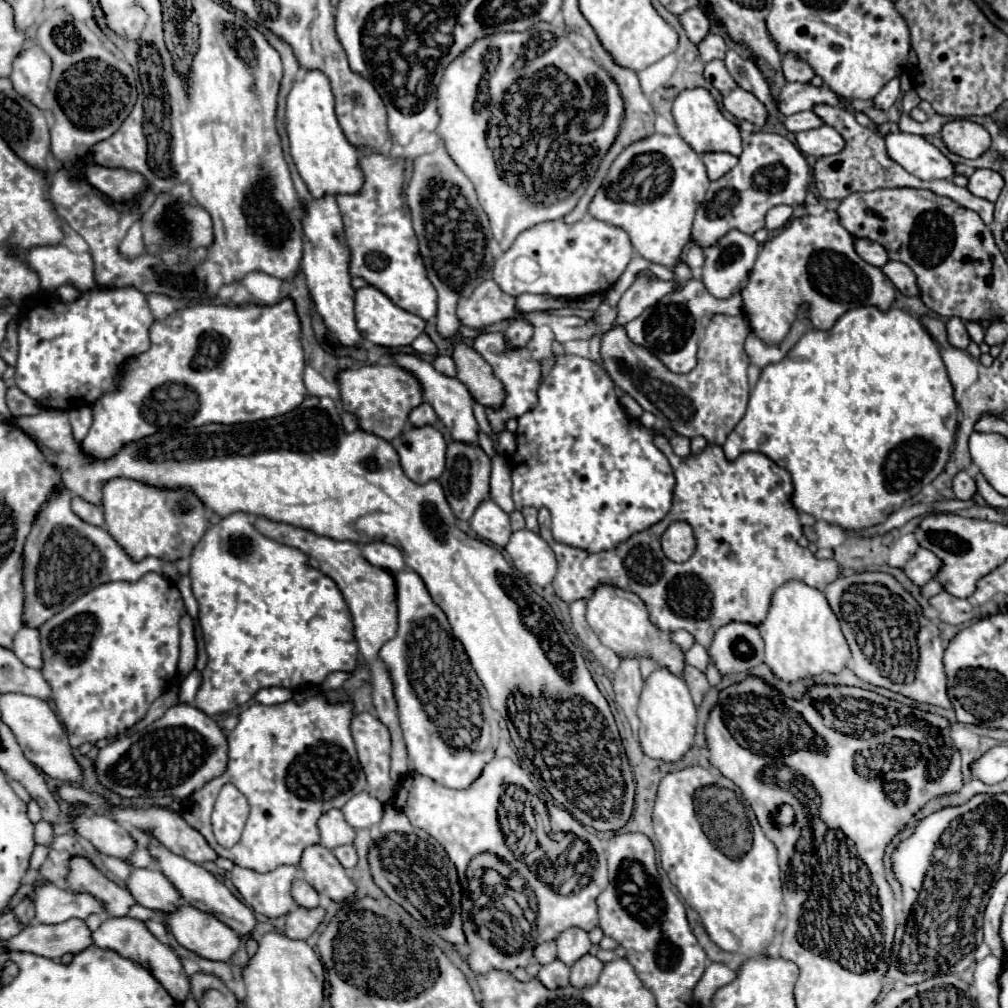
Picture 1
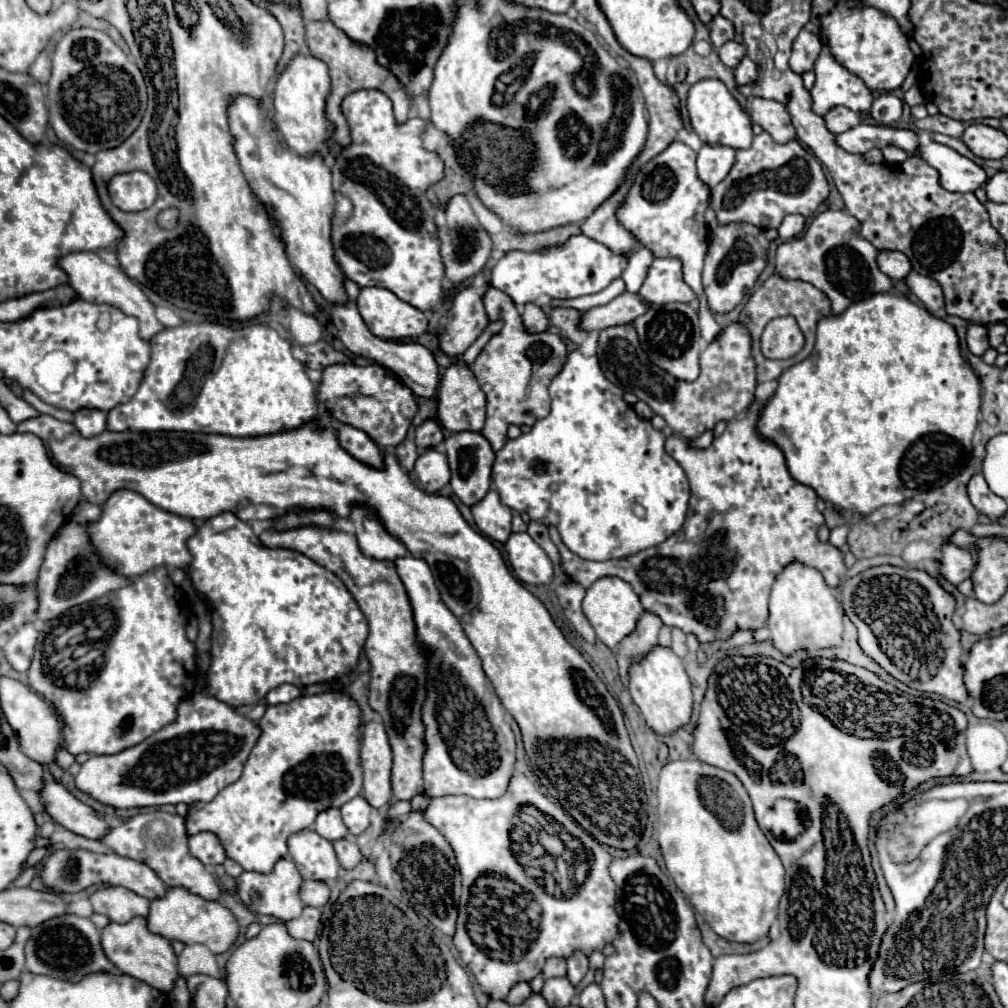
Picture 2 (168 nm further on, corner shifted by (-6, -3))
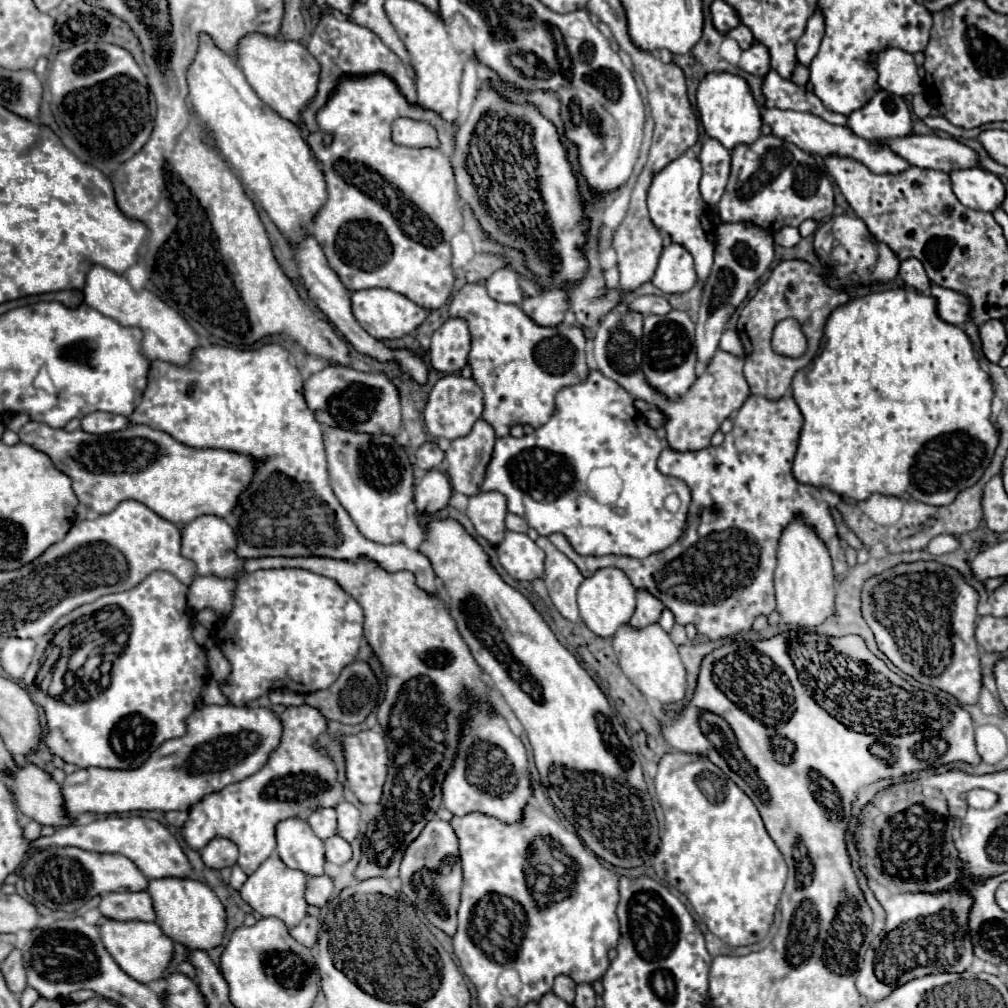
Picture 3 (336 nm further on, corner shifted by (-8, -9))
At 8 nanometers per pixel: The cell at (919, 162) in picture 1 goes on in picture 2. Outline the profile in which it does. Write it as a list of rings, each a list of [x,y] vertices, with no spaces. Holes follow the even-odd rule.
[[[937,142],[921,144],[915,156],[939,172],[939,184],[949,192],[973,192],[987,180],[981,166],[949,146]]]

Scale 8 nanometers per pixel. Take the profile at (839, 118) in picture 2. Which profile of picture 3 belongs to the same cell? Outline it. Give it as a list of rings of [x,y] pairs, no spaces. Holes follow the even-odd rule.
[[[877,90],[865,108],[849,114],[847,126],[867,140],[891,140],[913,134],[913,122],[905,98]]]

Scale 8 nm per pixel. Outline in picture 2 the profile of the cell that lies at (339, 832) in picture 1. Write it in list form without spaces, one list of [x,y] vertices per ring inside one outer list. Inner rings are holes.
[[[329,808],[329,810],[323,810],[315,824],[311,826],[319,836],[323,836],[325,840],[329,842],[335,842],[335,840],[341,840],[341,838],[347,838],[347,826],[343,826],[343,820],[341,820],[341,814],[339,814],[339,808]]]

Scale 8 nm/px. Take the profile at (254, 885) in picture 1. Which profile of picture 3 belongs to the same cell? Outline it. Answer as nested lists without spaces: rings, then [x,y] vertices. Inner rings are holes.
[[[273,854],[243,884],[241,898],[255,910],[255,914],[281,918],[289,928],[293,928],[307,914],[305,912],[307,910],[307,902],[305,902],[305,882],[307,882],[307,876],[303,872],[297,872],[297,870],[285,866],[283,860],[277,854]]]

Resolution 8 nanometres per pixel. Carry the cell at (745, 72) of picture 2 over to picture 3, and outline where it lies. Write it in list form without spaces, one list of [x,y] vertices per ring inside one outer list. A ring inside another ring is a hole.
[[[773,70],[763,80],[763,92],[771,106],[789,108],[789,110],[805,110],[823,118],[829,124],[847,124],[845,114],[831,112],[813,92],[807,92],[803,86],[797,86],[791,80],[783,80]]]

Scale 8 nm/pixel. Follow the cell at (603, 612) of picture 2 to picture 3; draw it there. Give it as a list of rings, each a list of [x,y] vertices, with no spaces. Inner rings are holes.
[[[599,568],[597,572],[593,572],[593,576],[587,576],[581,582],[577,590],[577,604],[579,604],[579,614],[587,624],[587,628],[597,636],[611,638],[617,632],[617,628],[629,622],[629,618],[633,616],[635,588],[625,576],[625,572],[621,572],[619,568]]]

